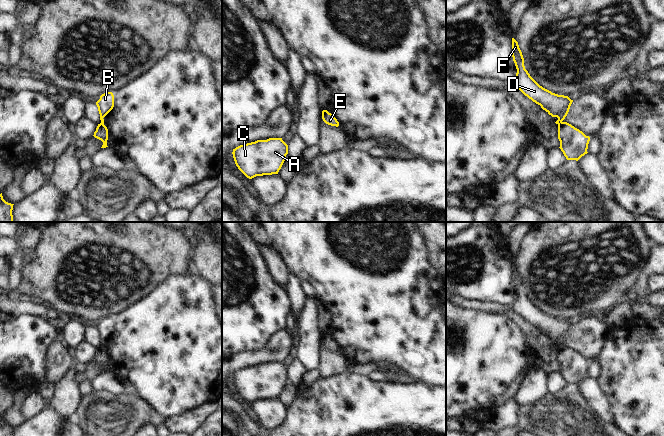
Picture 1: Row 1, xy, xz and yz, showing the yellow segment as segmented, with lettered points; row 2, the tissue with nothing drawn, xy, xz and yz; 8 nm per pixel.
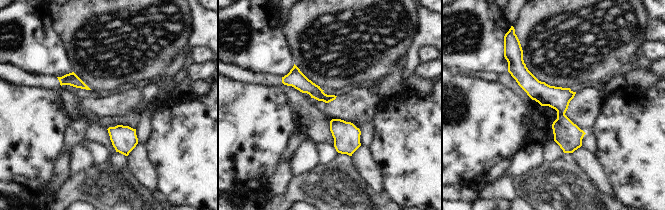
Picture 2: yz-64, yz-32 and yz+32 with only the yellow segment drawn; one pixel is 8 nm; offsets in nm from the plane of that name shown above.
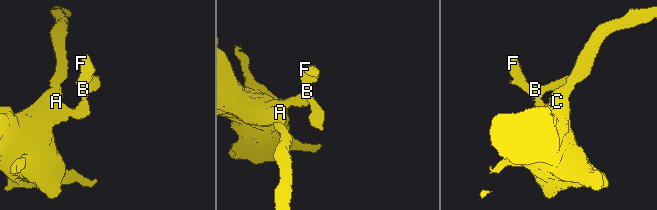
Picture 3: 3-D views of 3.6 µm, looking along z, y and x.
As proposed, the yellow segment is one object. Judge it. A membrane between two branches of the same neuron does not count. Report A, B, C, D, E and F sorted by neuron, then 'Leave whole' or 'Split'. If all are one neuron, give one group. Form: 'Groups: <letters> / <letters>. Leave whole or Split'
Groups: A C E / B D F. Split.

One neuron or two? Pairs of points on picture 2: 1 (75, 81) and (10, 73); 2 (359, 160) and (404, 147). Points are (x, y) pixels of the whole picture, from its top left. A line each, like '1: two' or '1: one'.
1: one
2: two

